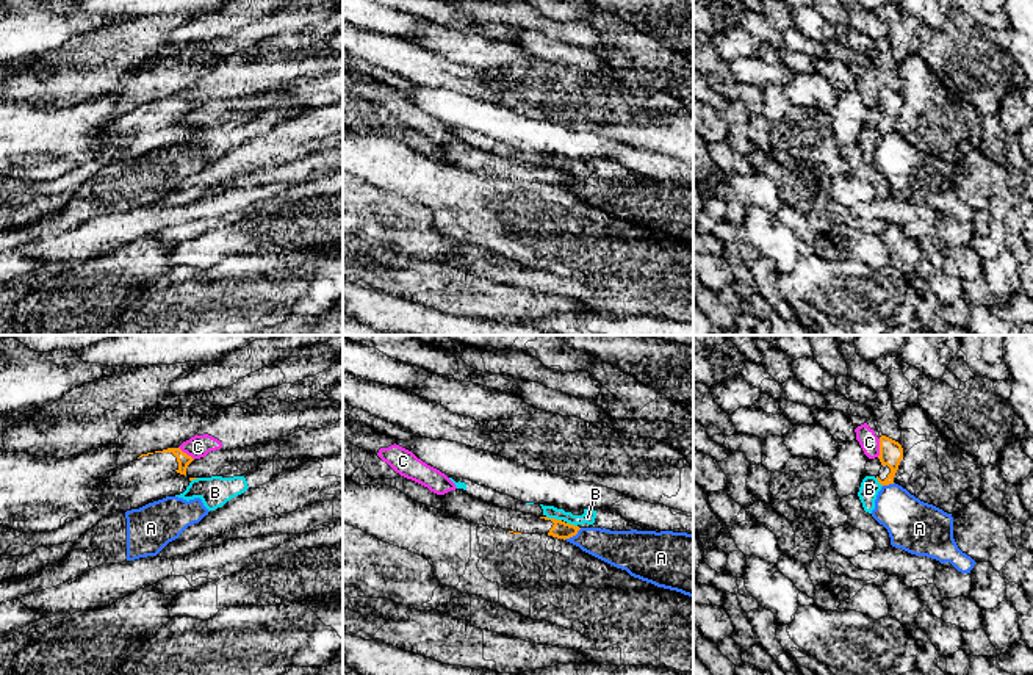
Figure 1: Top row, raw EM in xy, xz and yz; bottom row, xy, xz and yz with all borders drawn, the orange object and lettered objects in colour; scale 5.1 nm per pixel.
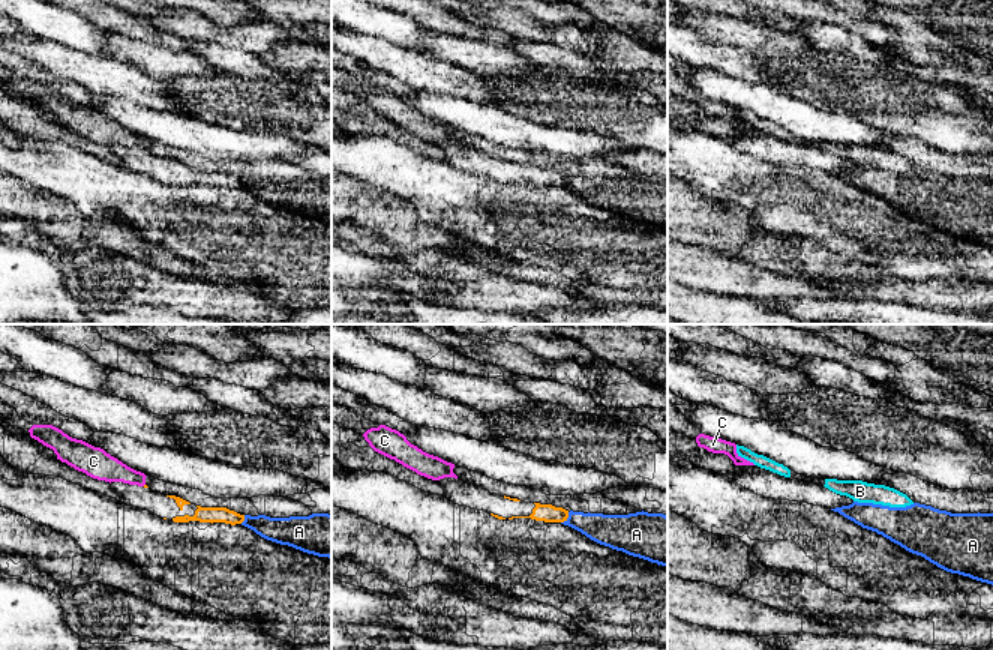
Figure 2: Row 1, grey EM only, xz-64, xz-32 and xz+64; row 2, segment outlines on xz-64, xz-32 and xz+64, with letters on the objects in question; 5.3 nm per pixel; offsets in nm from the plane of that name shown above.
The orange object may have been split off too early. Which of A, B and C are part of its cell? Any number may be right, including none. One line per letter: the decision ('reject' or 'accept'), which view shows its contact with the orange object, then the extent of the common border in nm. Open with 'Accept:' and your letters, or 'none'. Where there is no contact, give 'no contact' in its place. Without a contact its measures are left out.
Accept: none
A: reject | xz | 110 nm
B: reject | xz | 80 nm
C: reject | yz | 100 nm

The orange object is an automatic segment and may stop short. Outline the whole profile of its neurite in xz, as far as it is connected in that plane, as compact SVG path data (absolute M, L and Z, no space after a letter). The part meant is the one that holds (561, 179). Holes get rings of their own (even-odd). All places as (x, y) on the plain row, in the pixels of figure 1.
M459 138L440 144L440 149L443 160L452 164L476 174L502 177L513 183L548 183L565 190L576 185L581 179L562 169L499 157L493 152L473 147Z

